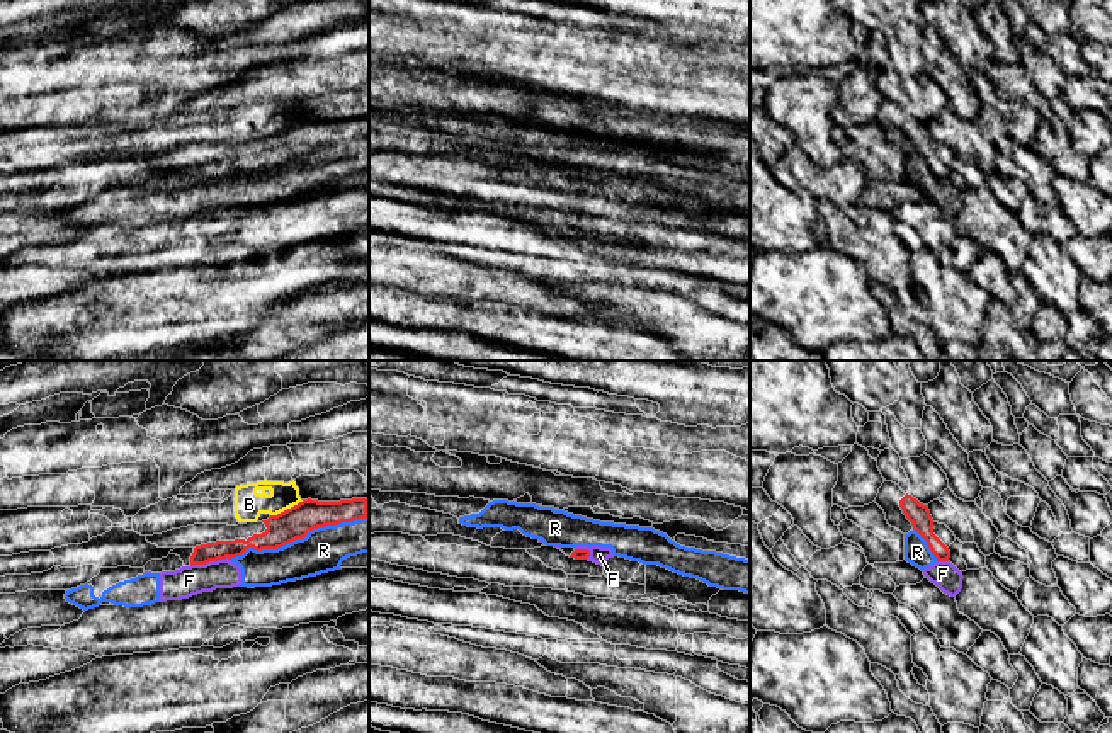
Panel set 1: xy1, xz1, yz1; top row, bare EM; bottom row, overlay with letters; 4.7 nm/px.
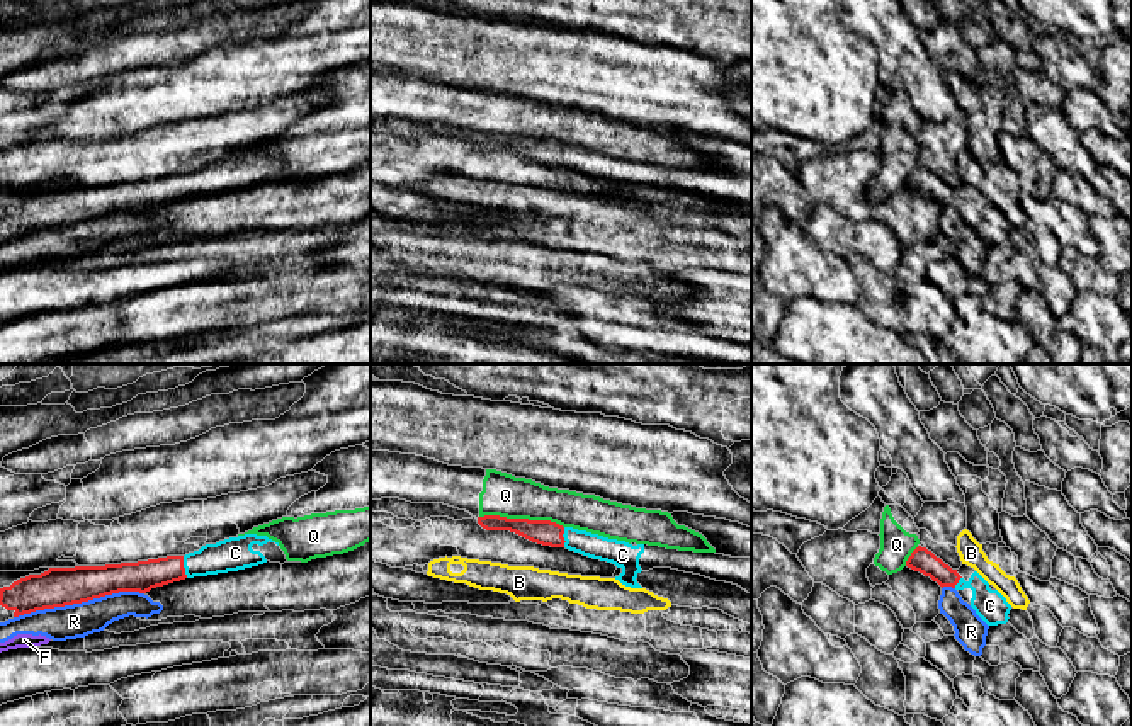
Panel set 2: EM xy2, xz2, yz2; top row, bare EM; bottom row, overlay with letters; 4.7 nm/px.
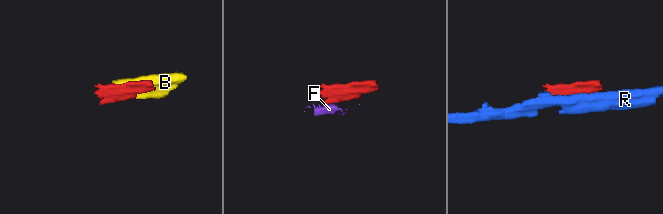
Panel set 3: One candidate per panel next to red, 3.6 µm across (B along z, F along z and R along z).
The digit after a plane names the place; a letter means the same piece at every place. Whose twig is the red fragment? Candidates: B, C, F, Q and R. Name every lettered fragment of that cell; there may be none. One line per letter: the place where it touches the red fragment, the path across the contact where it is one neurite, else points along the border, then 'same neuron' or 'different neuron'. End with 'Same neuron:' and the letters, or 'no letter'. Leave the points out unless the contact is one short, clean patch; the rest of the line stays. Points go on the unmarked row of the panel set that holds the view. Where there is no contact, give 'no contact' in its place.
B: meets red in xy1 at (288, 128); border along xy1 (303, 119), (271, 135); different neuron
C: meets red in xy2 at (182, 186); same neuron
F: meets red in xy1 at (209, 179); border along xy1 (230, 177), (191, 184); different neuron
Q: meets red in xz2 at (522, 138); border along xz2 (480, 135), (549, 138), (563, 147); different neuron
R: meets red in xy1 at (298, 157); different neuron
Same neuron: C

